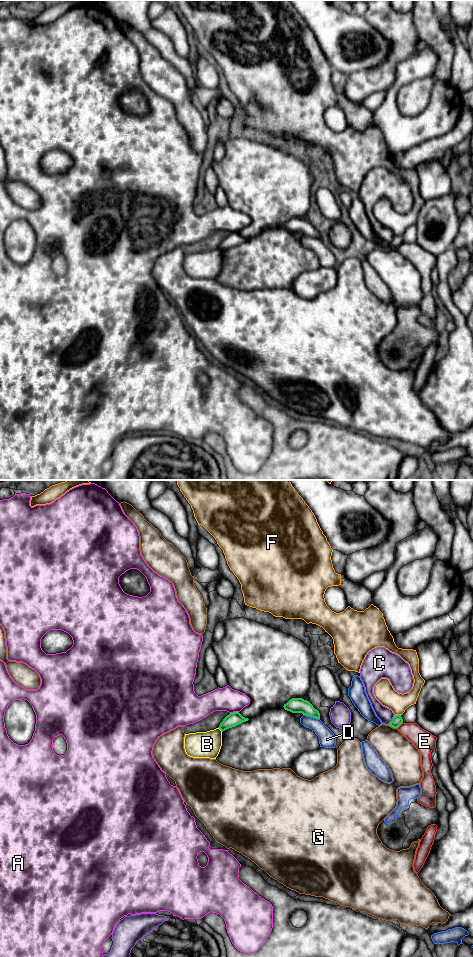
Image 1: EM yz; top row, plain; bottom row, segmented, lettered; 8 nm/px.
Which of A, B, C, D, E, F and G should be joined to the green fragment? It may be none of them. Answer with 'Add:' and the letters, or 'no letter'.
Add: no letter

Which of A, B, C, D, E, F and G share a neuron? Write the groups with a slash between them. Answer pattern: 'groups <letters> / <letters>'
groups A / B / C / D / E / F / G

